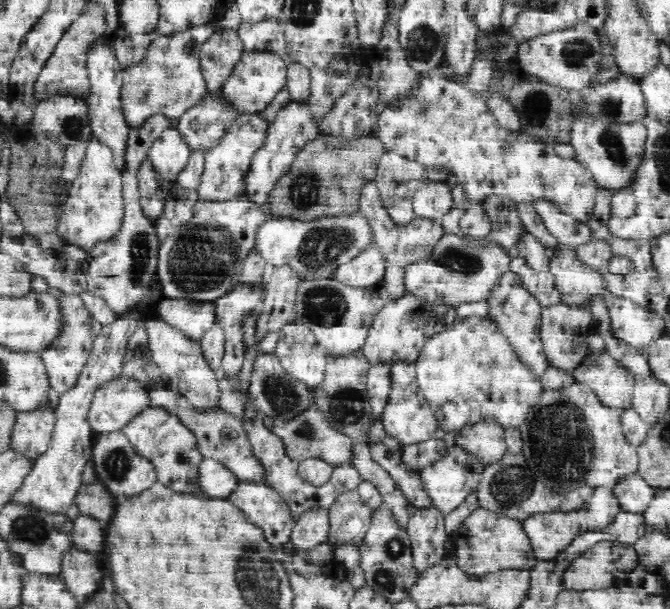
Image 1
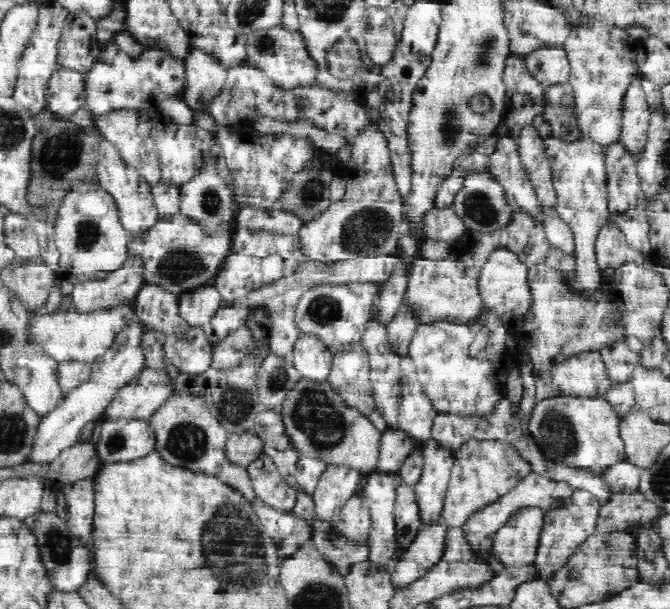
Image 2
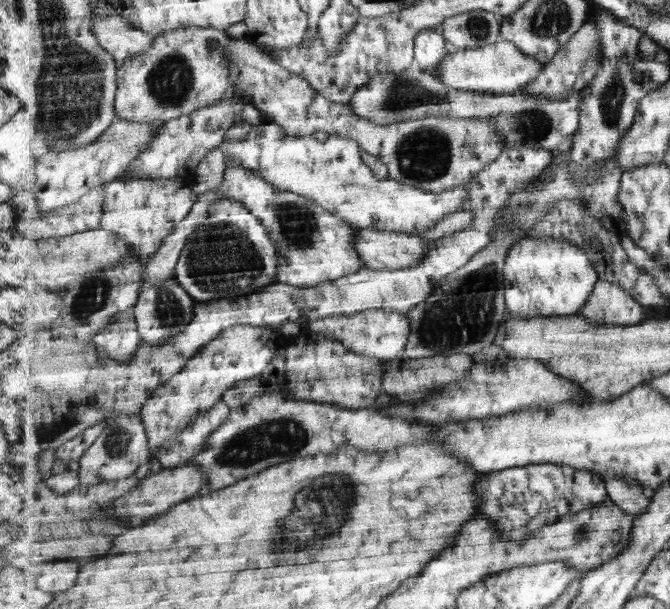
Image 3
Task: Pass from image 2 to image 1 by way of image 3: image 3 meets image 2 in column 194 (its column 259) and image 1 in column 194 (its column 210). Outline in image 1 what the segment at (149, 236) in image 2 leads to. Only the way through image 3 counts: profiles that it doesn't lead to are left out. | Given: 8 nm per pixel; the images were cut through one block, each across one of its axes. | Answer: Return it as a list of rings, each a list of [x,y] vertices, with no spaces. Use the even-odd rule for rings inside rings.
[[[248,195],[224,202],[198,201],[194,218],[160,242],[157,277],[168,299],[214,302],[238,282],[246,258],[254,250],[256,230],[271,215]]]

